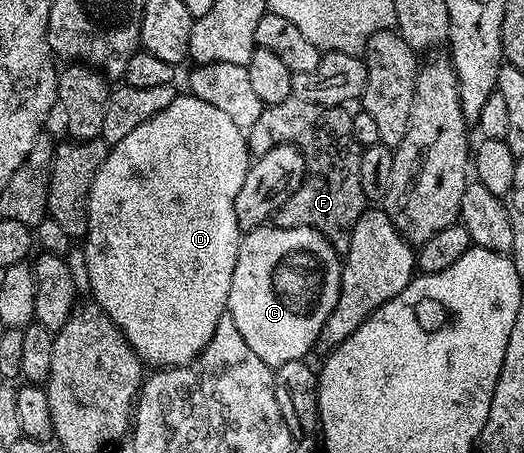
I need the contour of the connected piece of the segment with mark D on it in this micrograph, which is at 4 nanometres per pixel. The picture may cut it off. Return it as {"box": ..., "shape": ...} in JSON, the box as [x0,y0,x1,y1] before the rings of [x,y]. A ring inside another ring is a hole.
{"box":[84,93,252,368],"shape":[[[179,93],[156,116],[144,120],[140,128],[136,128],[124,140],[109,147],[100,172],[96,172],[96,180],[92,180],[92,192],[88,200],[88,228],[84,239],[84,249],[87,258],[89,296],[93,305],[100,307],[124,332],[128,344],[137,352],[138,357],[150,368],[165,368],[168,366],[187,366],[197,358],[198,353],[212,340],[216,332],[216,324],[228,310],[228,292],[232,284],[232,272],[236,268],[238,245],[242,243],[243,230],[236,224],[236,195],[240,193],[240,184],[244,184],[244,176],[250,170],[252,155],[248,145],[247,135],[228,117],[228,112],[220,108],[212,108],[196,95]]]}

